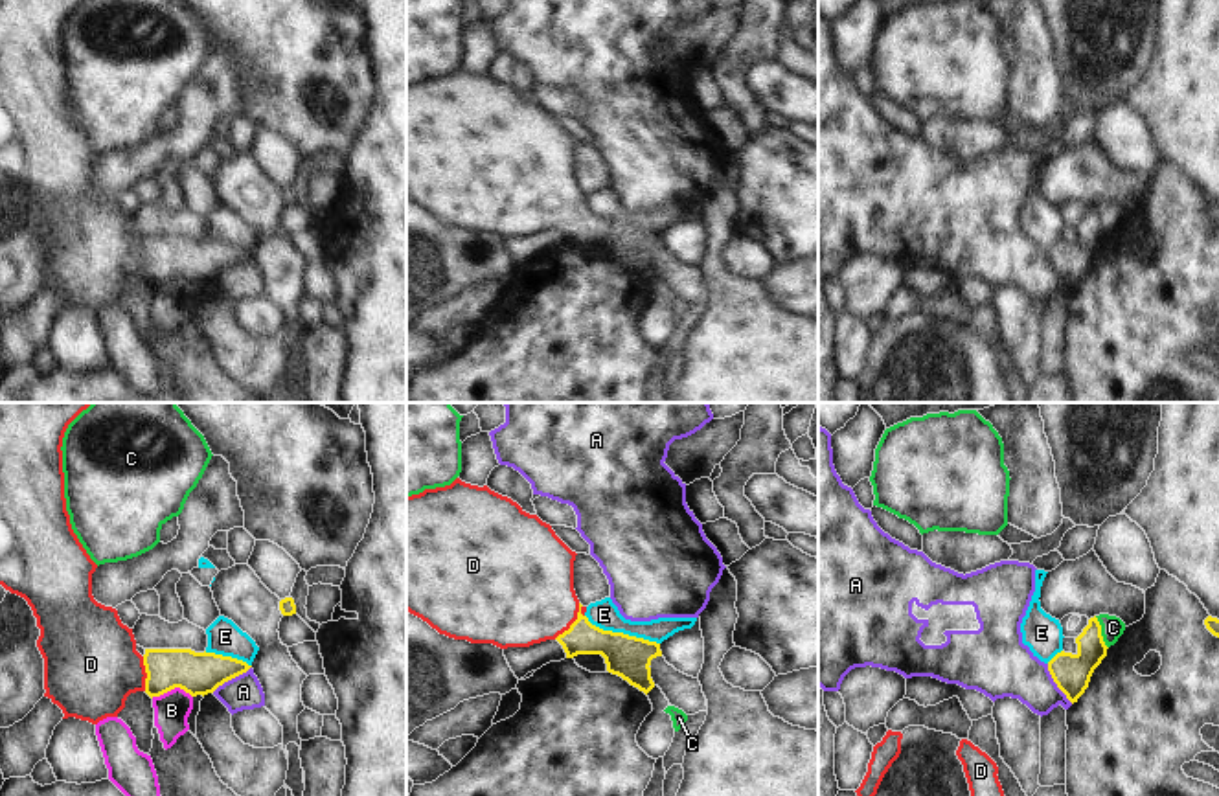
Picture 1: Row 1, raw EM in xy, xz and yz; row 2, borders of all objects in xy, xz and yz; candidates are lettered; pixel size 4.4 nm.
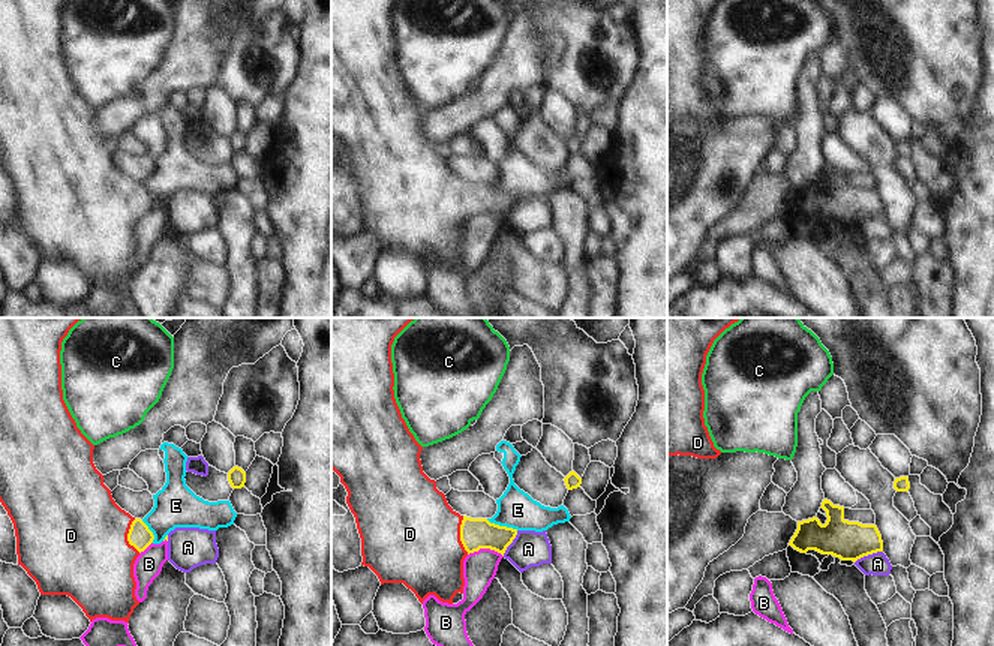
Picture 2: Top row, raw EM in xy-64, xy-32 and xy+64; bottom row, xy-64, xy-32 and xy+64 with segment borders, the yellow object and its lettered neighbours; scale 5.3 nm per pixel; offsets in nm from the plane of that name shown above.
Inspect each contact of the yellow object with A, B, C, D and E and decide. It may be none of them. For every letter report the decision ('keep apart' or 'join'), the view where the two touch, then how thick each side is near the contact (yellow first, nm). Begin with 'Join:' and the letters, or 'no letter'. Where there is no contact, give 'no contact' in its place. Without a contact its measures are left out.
Join: D
A: keep apart | yz | 160/280 nm
B: keep apart | xy | 190/160 nm
C: keep apart | yz | 160/100 nm
D: join | xz | 160/440 nm
E: keep apart | xz | 190/120 nm

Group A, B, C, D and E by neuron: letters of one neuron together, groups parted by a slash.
A / B E / C / D

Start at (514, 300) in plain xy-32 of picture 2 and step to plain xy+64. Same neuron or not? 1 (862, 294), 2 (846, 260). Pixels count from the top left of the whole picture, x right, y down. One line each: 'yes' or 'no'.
1: no
2: no

